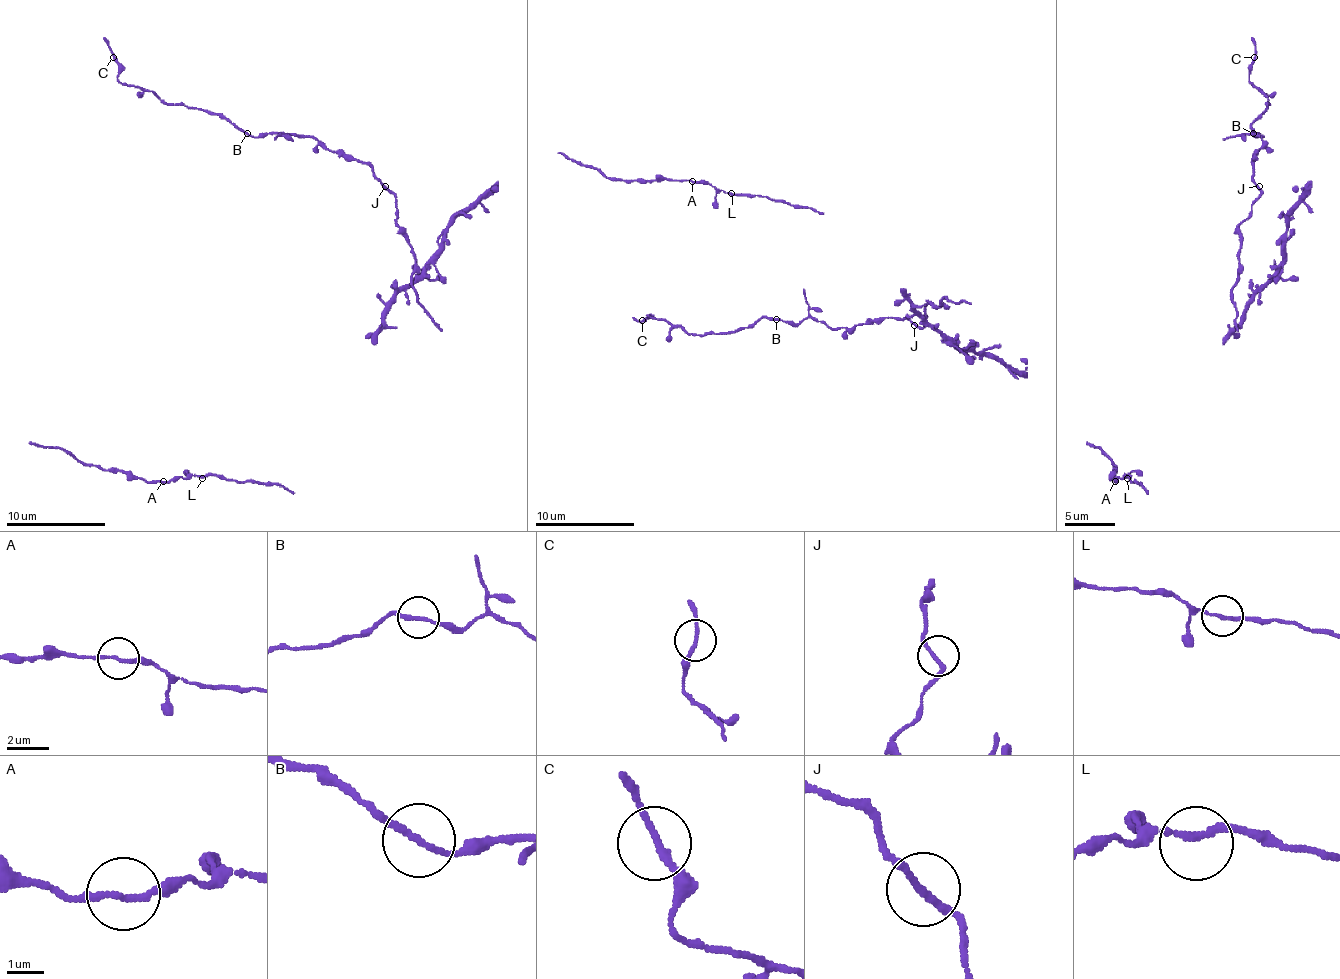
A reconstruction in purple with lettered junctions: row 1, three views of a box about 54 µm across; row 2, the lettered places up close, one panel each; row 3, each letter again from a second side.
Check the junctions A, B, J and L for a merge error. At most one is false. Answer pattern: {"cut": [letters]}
{"cut": []}

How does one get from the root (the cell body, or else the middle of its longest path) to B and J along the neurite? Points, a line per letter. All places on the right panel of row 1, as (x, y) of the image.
B: (1247, 301), (1252, 284), (1239, 279), (1237, 226), (1262, 194), (1252, 176), (1252, 159), (1262, 136), (1252, 134)
J: (1247, 301), (1252, 296), (1252, 284), (1239, 279), (1237, 226), (1262, 194), (1259, 186)

